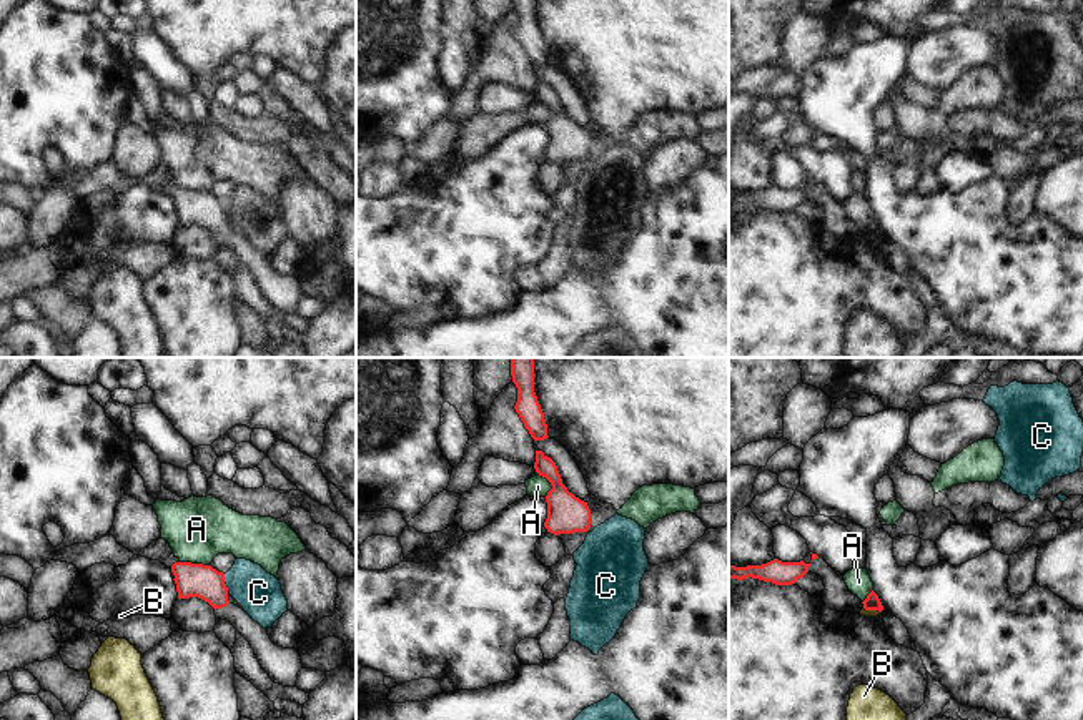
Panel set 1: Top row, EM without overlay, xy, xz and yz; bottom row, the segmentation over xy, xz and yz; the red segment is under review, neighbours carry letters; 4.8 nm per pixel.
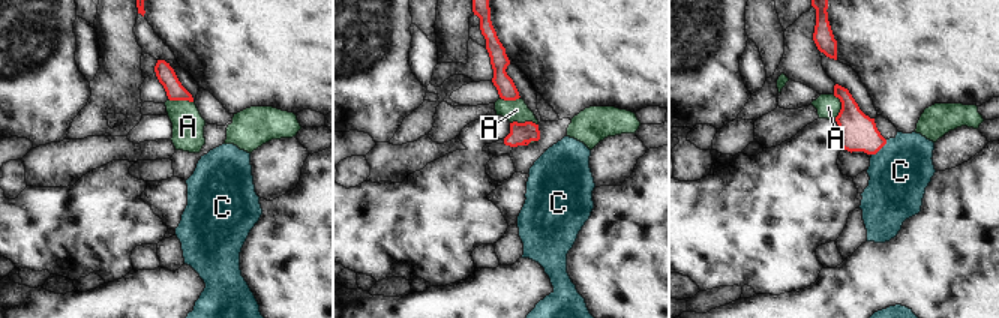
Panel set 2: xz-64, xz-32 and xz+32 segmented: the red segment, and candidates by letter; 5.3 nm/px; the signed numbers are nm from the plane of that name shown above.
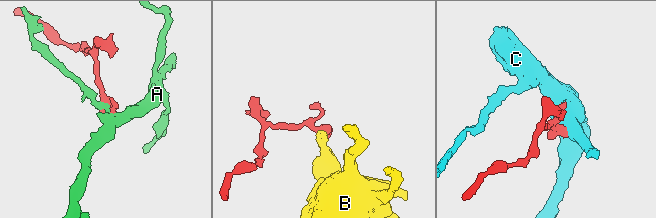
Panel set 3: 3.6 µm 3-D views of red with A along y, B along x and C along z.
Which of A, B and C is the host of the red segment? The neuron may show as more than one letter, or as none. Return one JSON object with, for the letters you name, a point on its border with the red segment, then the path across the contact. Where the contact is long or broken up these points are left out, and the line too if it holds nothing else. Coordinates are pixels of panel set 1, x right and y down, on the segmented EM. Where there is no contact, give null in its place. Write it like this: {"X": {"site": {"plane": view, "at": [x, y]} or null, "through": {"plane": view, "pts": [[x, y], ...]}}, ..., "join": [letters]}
{"join": []}

